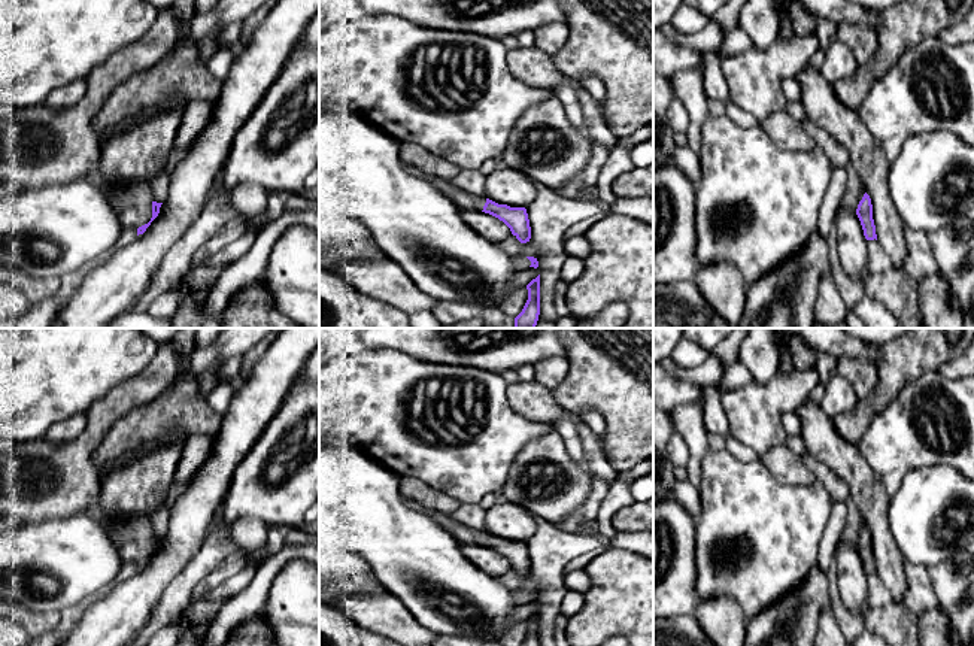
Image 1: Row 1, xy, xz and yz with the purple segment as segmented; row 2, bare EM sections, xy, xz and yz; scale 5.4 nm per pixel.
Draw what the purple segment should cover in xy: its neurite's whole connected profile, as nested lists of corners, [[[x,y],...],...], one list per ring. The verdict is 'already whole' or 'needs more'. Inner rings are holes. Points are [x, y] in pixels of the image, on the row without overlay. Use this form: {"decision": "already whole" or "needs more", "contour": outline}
{"decision": "needs more", "contour": [[[127,515],[122,519],[100,516],[100,521],[119,549],[124,562],[134,562],[137,570],[143,568],[160,548],[163,537],[152,533],[146,516]]]}

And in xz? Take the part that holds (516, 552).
{"decision": "needs more", "contour": [[[421,507],[427,515],[433,516],[440,525],[450,530],[461,545],[480,545],[503,555],[512,568],[527,577],[531,573],[531,561],[525,542],[510,542],[498,539],[485,530],[473,530],[464,525],[453,524],[444,513]]]}

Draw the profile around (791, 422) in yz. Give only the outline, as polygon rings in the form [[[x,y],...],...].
[[[788,412],[782,418],[788,436],[801,436],[801,422],[795,412]]]

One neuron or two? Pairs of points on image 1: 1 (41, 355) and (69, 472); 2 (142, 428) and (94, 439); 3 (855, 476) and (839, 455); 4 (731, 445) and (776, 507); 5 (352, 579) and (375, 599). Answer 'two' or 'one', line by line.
1: two
2: two
3: one
4: two
5: two

